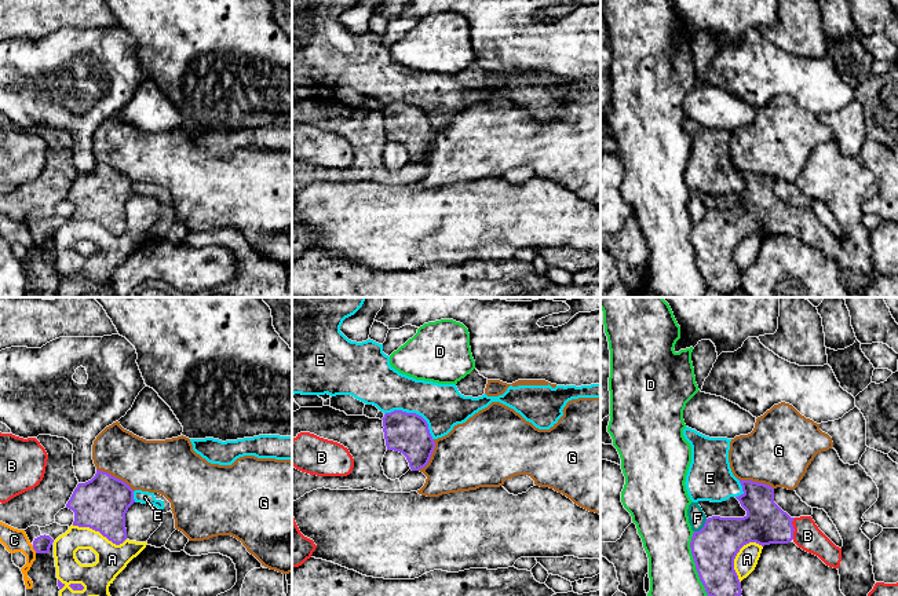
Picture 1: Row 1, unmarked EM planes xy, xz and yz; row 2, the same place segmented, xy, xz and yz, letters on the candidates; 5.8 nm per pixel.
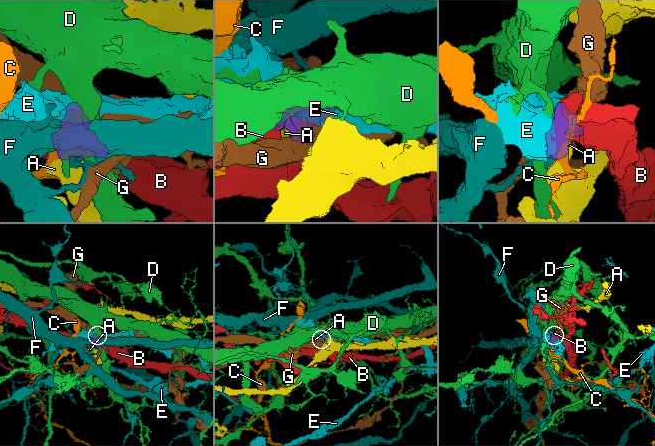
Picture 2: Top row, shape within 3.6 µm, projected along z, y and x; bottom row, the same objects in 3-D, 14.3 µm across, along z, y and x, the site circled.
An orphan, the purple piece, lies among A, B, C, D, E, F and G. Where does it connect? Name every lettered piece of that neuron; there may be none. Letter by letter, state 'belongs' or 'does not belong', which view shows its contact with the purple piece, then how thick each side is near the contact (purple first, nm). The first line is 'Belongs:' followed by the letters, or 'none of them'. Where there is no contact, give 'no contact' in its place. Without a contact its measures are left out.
Belongs: B
A: does not belong; meets purple in yz; 260 nm thick on the purple side, 130 nm on the other
B: belongs; meets purple in yz; 240 nm thick on the purple side, 160 nm on the other
C: does not belong; meets purple in xy; 100 nm thick on the purple side, 140 nm on the other
D: does not belong; meets purple in yz; 260 nm thick on the purple side, 300 nm on the other
E: does not belong; meets purple in xz; 240 nm thick on the purple side, 260 nm on the other
F: does not belong; meets purple in yz; 260 nm thick on the purple side, 100 nm on the other
G: does not belong; meets purple in xy; 300 nm thick on the purple side, 300 nm on the other

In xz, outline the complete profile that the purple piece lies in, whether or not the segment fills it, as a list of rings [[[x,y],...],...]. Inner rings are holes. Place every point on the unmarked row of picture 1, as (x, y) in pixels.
[[[402,102],[386,105],[382,111],[387,142],[402,145],[412,162],[424,160],[435,140],[427,113]]]

